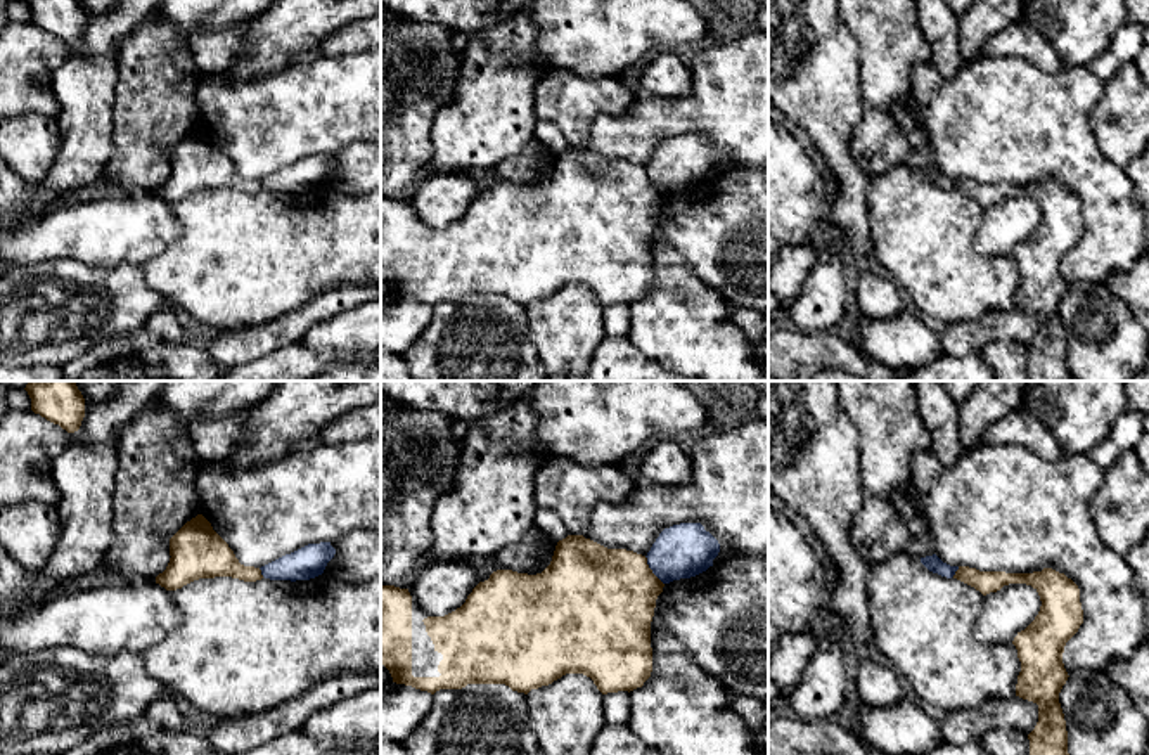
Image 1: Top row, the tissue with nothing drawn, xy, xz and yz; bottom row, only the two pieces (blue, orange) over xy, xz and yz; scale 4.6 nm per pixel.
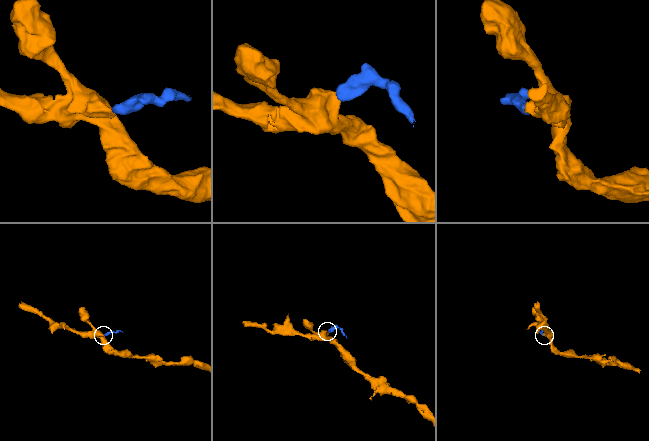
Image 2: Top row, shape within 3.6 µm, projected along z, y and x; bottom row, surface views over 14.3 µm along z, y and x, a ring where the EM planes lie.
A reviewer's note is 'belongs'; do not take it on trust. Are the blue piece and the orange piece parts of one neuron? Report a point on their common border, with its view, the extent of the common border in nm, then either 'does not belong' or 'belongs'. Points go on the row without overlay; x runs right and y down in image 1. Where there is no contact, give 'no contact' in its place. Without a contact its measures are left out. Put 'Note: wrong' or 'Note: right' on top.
Note: wrong
xz (651, 180) | 160 nm | does not belong

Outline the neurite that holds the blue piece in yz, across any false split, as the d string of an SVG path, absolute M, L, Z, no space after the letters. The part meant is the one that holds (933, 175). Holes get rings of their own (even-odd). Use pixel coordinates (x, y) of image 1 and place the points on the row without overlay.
M936 166L921 170L921 175L933 185L952 190L959 178L950 178L943 175Z

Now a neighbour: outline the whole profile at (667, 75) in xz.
M673 52L652 54L640 76L640 88L659 97L685 97L692 92L690 69Z

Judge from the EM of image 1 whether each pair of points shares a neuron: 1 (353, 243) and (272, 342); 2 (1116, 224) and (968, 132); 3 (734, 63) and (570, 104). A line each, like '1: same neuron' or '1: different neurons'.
1: different neurons
2: same neuron
3: different neurons

